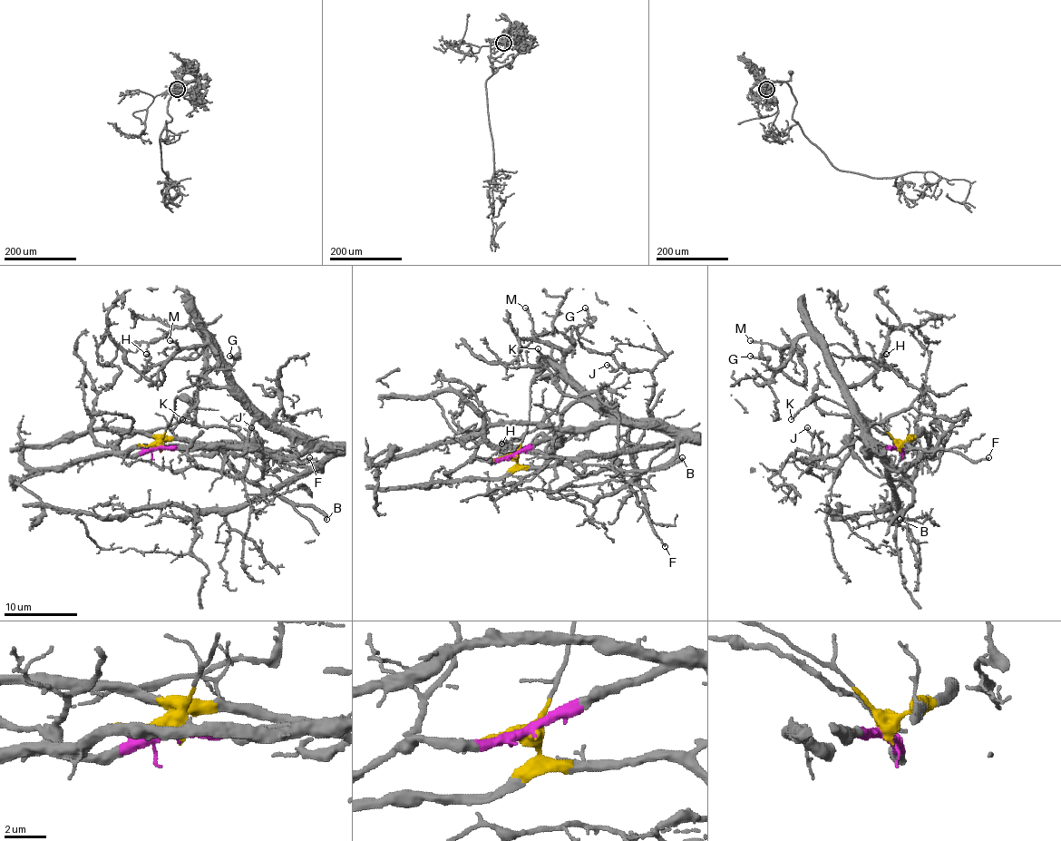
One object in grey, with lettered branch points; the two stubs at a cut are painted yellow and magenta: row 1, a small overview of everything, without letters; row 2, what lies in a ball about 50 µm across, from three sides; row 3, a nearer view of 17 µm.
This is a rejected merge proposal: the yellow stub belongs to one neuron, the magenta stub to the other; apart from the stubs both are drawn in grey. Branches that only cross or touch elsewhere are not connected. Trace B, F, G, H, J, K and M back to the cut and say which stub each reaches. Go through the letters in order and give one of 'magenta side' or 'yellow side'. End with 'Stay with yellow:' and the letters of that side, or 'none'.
B: yellow side
F: yellow side
G: magenta side
H: magenta side
J: magenta side
K: yellow side
M: magenta side
Stay with yellow: B, F, K

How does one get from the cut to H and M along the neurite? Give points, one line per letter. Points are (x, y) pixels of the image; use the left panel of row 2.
H: (158, 446), (298, 454), (304, 448), (251, 403), (208, 343), (196, 357), (152, 365), (145, 354)
M: (158, 446), (235, 446), (298, 454), (304, 448), (255, 406), (209, 336), (202, 345), (180, 348), (169, 341)

